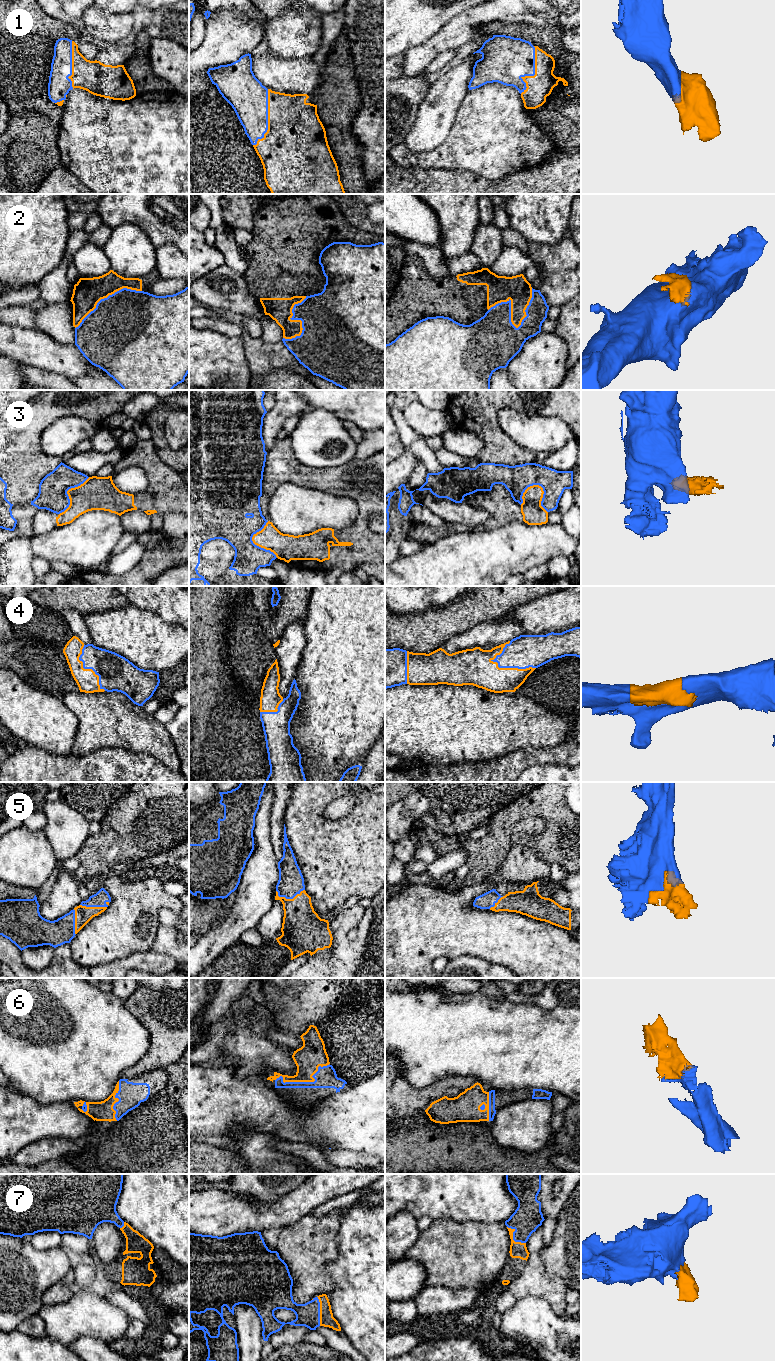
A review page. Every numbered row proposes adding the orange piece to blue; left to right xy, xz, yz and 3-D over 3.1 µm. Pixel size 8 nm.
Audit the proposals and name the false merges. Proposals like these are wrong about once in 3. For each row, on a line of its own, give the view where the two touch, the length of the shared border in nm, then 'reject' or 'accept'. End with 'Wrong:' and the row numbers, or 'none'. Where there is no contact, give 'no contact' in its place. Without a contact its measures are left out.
1: xz | 480 nm | accept
2: yz | 400 nm | reject
3: yz | 260 nm | reject
4: yz | 380 nm | accept
5: xy | 240 nm | accept
6: xz | 460 nm | accept
7: yz | 200 nm | accept
Wrong: 2, 3

